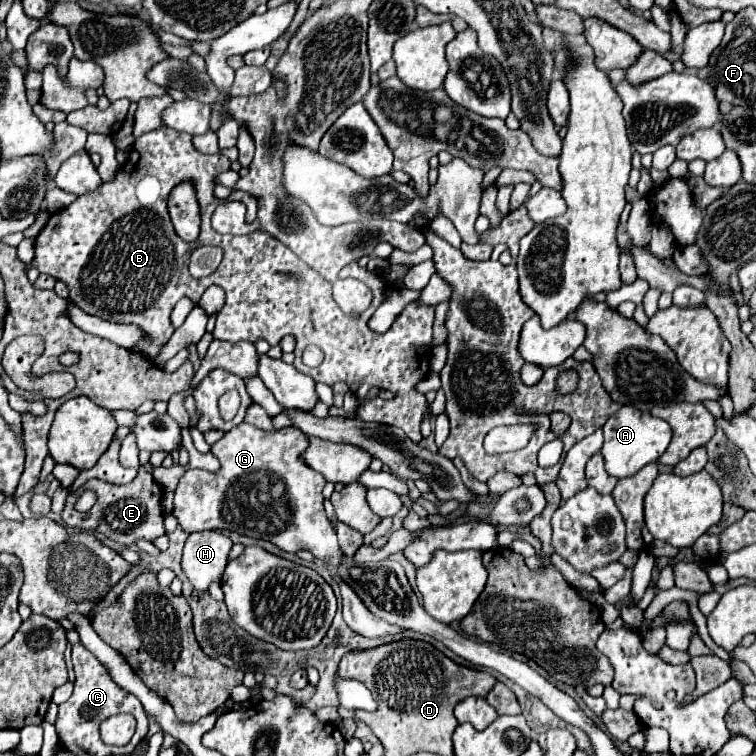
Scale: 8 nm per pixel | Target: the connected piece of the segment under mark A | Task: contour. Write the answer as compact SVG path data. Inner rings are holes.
M623 405L617 413L613 413L605 423L603 433L605 433L605 443L601 455L605 459L605 469L609 475L617 479L629 477L639 469L643 469L647 463L657 461L671 441L671 427L667 421L657 419L651 413L643 413L631 405Z

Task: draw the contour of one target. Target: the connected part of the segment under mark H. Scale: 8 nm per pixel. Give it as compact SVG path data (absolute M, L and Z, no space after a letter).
M199 531L187 537L181 567L195 589L207 591L209 583L221 581L233 541L219 531Z

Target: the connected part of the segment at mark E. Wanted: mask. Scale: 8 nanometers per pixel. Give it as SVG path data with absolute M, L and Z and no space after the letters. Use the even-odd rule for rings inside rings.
M139 467L139 473L137 477L127 483L127 485L111 485L111 483L105 483L101 479L89 479L81 489L77 491L71 491L67 495L67 501L65 501L65 509L61 511L61 519L69 525L69 527L75 527L75 529L81 529L81 531L95 531L119 545L133 545L137 539L147 539L147 541L153 541L155 537L161 537L165 535L165 527L163 527L163 513L161 513L161 497L163 497L163 491L161 487L153 481L151 473L143 467ZM85 489L95 489L99 493L99 499L97 503L93 505L93 509L89 513L79 513L73 509L77 497L85 491Z

